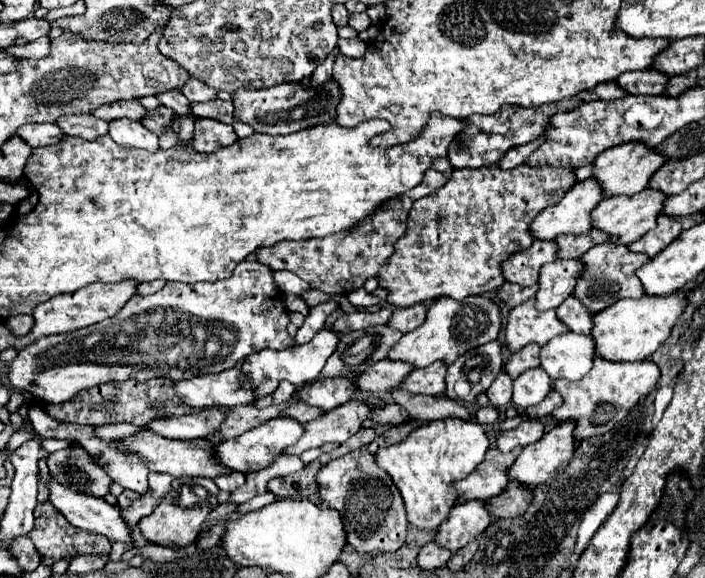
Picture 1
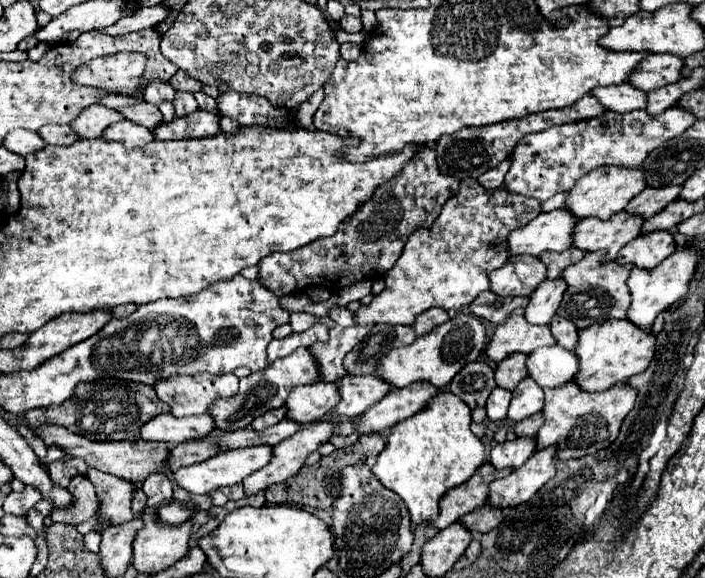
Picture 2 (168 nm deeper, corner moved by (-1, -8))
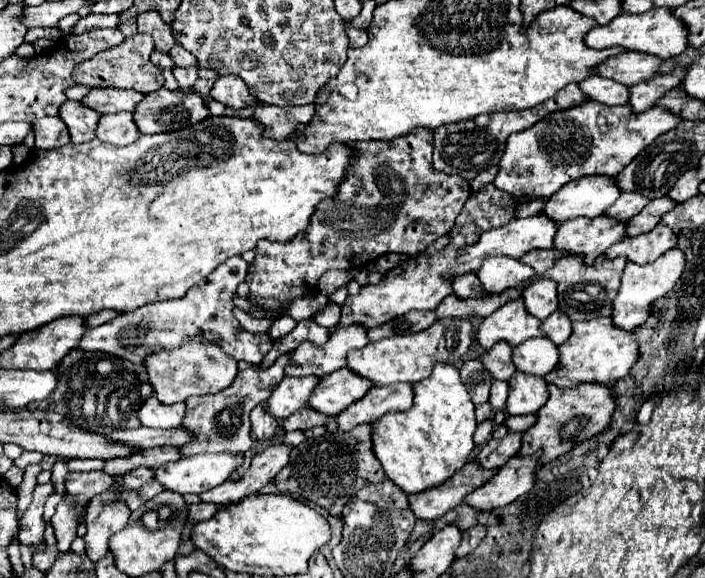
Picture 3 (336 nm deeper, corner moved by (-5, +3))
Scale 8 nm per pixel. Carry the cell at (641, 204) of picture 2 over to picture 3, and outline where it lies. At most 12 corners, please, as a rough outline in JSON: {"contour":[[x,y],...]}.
{"contour":[[637,192],[621,194],[605,216],[621,222],[639,214],[649,200]]}

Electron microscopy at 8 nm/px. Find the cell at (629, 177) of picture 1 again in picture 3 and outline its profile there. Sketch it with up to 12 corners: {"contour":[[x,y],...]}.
{"contour":[[585,176],[555,192],[541,212],[555,224],[601,216],[619,188]]}

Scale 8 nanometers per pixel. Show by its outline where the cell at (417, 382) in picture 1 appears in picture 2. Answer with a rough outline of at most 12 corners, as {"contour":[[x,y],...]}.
{"contour":[[425,381],[391,389],[357,431],[383,429],[421,411],[439,389]]}

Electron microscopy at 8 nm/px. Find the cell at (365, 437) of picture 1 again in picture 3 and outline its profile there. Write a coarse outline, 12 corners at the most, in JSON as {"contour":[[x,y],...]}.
{"contour":[[371,428],[309,438],[275,476],[279,492],[341,516],[385,480]]}

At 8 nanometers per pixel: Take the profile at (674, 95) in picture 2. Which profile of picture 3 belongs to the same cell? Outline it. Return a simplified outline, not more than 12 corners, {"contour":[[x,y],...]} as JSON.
{"contour":[[663,76],[629,88],[633,112],[651,108],[667,92]]}

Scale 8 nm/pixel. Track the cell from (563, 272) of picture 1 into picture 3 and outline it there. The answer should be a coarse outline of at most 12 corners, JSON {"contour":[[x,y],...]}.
{"contour":[[537,280],[523,292],[525,308],[539,320],[557,310],[557,290]]}

